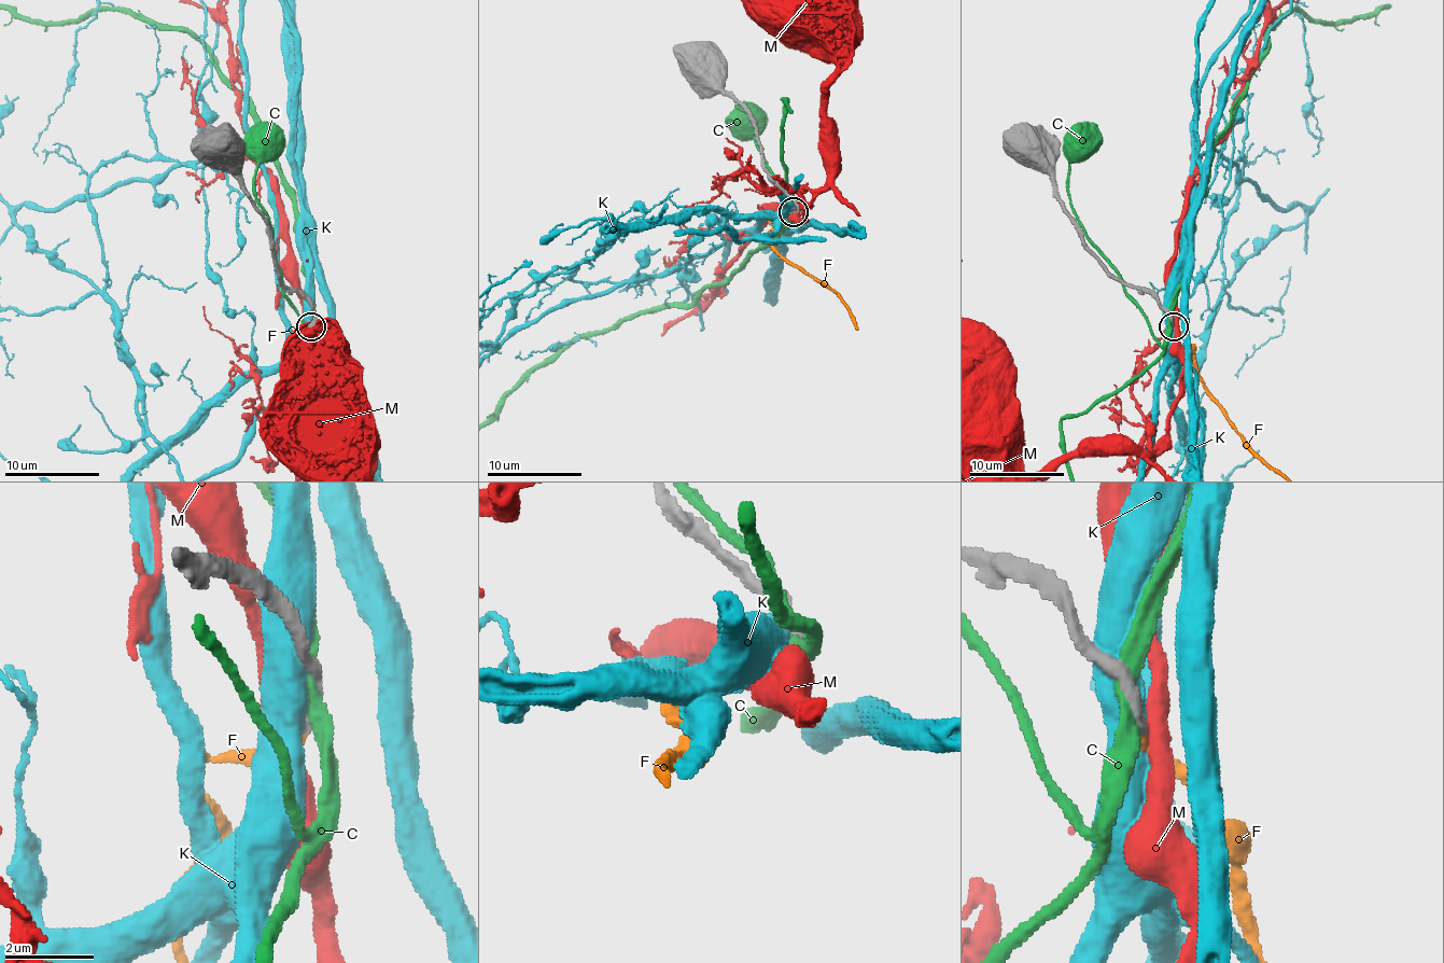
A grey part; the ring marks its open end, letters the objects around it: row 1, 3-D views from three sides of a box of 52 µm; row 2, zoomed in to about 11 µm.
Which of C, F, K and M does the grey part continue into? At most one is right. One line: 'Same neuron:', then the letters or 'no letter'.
Same neuron: F

